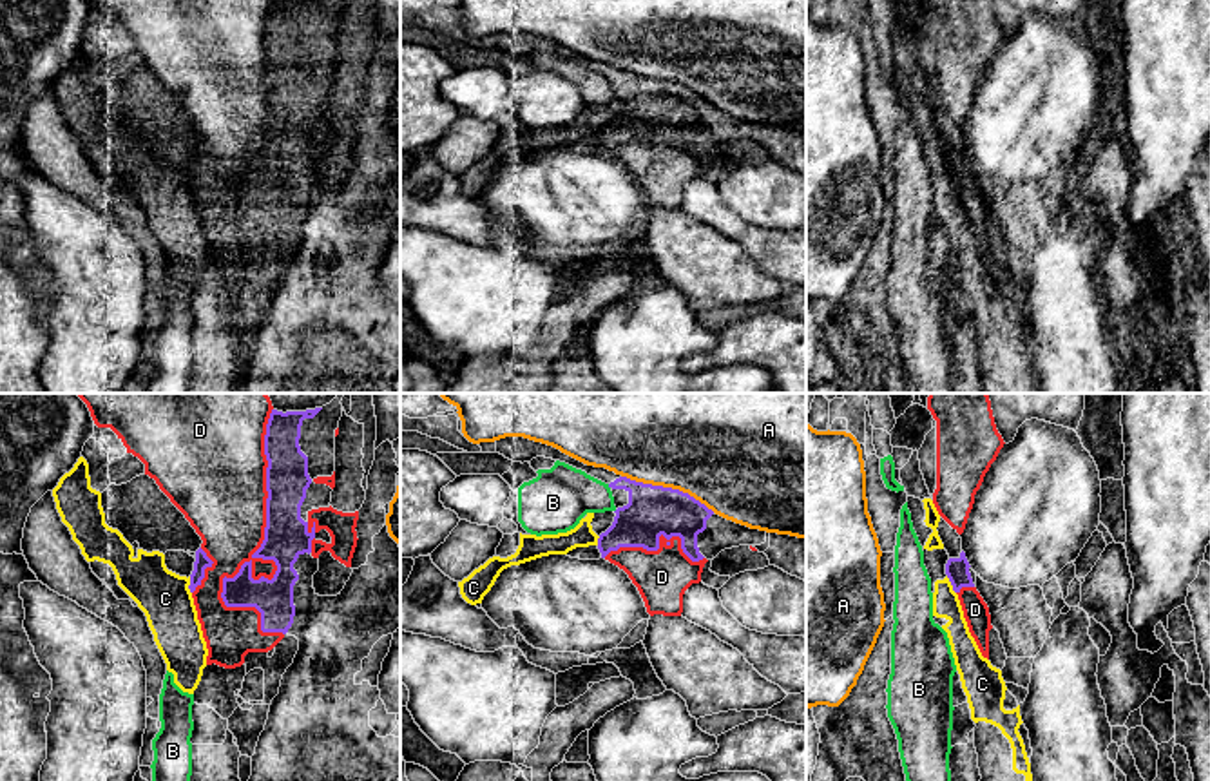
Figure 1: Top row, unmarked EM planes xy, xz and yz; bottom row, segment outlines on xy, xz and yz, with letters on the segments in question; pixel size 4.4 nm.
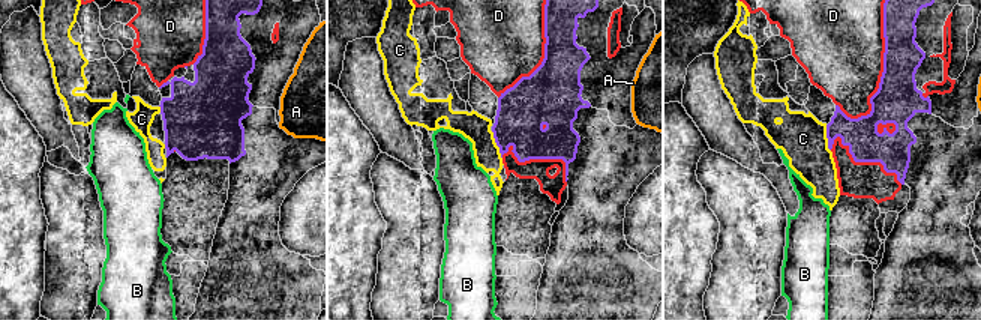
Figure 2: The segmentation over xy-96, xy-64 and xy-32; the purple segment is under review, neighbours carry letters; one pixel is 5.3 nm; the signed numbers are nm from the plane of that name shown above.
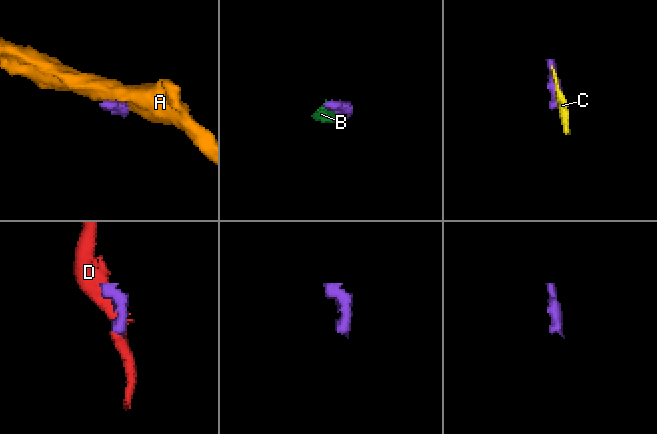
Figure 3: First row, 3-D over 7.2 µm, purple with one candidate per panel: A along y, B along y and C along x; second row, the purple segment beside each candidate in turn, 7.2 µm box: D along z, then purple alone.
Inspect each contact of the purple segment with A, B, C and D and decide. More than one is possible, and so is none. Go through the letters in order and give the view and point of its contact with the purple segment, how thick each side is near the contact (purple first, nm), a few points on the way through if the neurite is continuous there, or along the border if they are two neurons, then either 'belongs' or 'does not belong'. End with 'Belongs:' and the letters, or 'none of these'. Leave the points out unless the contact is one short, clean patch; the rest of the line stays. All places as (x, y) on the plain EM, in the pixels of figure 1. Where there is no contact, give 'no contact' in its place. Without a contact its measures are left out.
A: xz (669, 82) | 220/420 nm | does not belong
B: no contact | does not belong
C: xy (189, 180) | 70/220 nm | along xy (189, 171), (191, 187) | does not belong
D: xy (259, 142) | 200/360 nm | does not belong
Belongs: none of these

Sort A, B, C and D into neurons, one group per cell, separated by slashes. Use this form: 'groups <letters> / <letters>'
groups A / B / C / D

